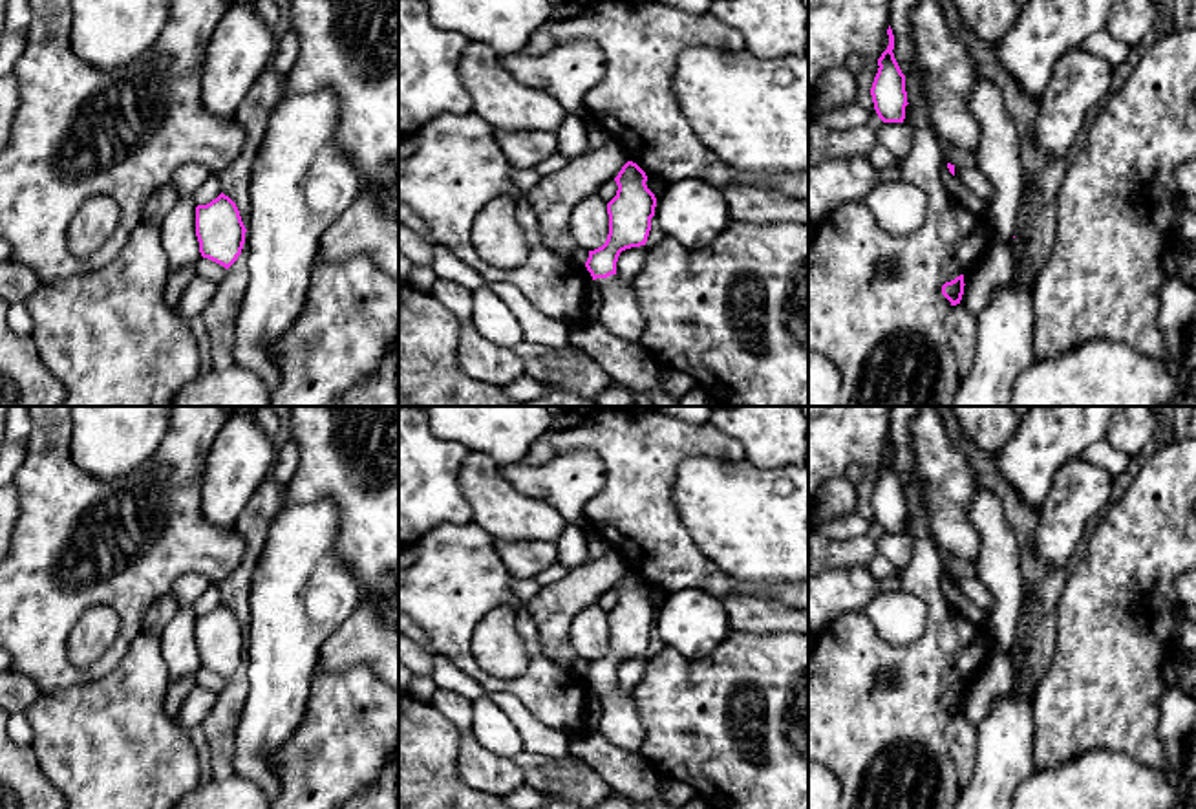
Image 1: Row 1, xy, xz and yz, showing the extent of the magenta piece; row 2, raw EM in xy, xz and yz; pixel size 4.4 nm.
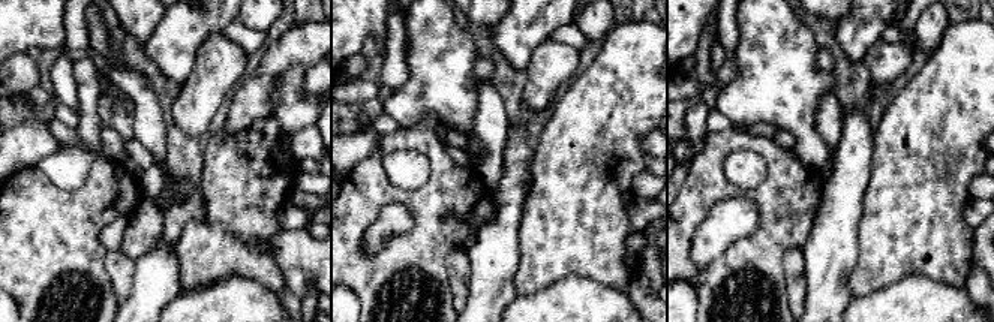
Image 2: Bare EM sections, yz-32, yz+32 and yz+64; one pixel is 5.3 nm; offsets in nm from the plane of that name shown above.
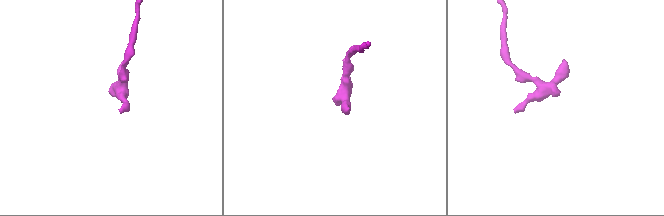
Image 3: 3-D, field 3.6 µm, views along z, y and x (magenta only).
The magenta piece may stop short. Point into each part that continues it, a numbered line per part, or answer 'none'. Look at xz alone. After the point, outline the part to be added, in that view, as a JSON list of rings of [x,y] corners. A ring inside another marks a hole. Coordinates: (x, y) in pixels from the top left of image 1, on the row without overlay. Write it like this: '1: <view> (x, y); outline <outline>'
1: xz (620, 723); outline [[[618,685],[593,690],[602,708],[598,732],[613,745],[638,752],[644,741],[644,725],[636,712],[633,696],[624,694]]]

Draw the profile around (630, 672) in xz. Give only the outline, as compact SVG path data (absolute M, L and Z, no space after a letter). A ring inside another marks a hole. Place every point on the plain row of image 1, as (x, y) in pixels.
M631 657L620 663L616 672L616 685L620 692L633 696L635 686L640 683L647 657Z

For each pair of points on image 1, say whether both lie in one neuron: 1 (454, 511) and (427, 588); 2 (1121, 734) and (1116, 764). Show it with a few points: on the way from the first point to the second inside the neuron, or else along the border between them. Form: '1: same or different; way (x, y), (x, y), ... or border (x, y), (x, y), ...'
1: different; border (472, 520), (443, 522), (417, 540)
2: different; border (1078, 756), (1098, 749), (1120, 749), (1158, 769)

